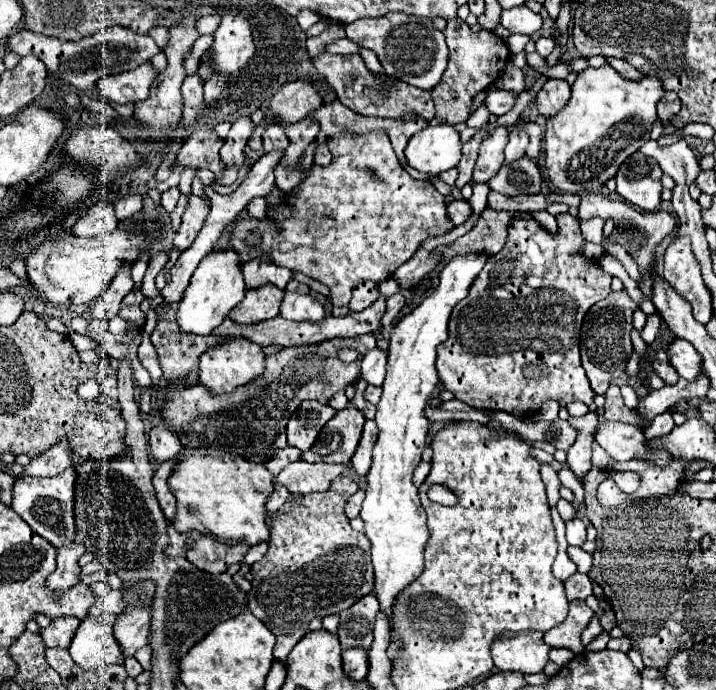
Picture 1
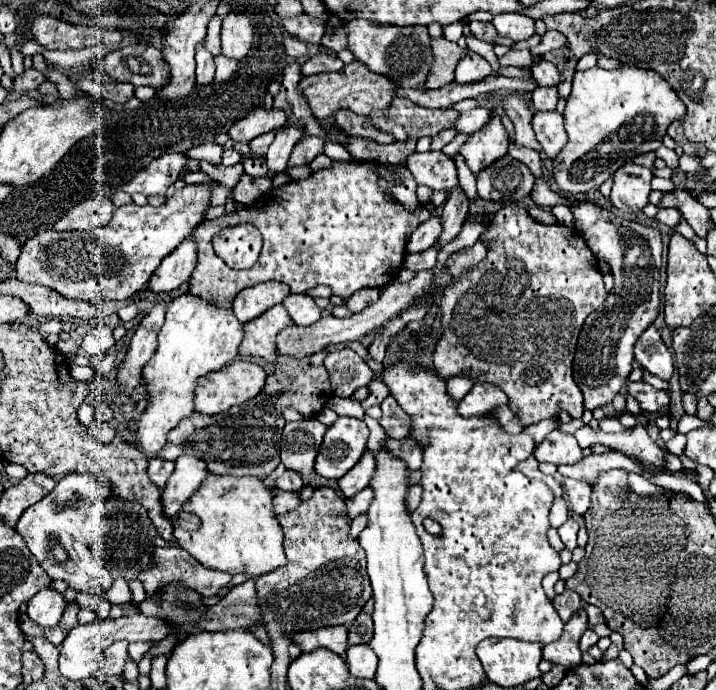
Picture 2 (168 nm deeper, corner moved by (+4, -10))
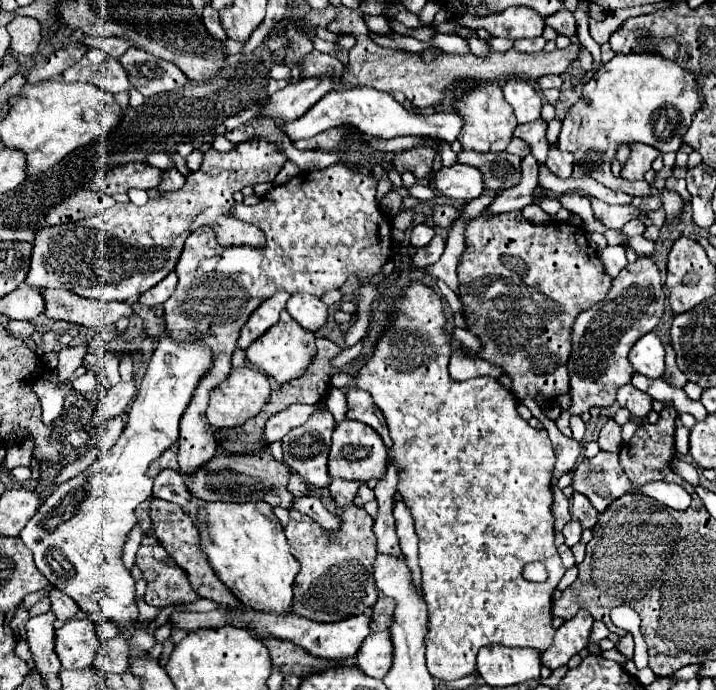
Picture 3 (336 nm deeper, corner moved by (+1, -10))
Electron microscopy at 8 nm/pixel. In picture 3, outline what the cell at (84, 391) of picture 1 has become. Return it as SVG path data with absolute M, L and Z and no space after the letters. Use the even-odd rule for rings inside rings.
M85 429L75 431L75 433L65 433L65 437L63 437L63 441L71 443L73 447L85 447L89 443L89 439L91 439L91 435Z

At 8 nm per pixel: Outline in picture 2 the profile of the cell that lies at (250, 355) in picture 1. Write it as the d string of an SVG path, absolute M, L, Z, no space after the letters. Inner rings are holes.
M232 361L222 371L214 371L198 381L196 395L194 395L196 411L202 415L224 413L230 407L242 405L244 401L256 397L264 389L264 383L266 383L266 373L262 367L258 367L256 363L250 363L250 361Z

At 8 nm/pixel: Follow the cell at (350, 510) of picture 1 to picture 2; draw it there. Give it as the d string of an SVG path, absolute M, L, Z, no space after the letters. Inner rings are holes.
M366 487L366 489L362 489L360 493L356 493L352 499L346 499L348 517L354 519L356 515L368 511L368 503L372 503L372 487Z

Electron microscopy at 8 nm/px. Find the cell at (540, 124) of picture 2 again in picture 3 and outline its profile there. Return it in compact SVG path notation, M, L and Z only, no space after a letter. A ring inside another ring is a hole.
M557 143L549 145L549 157L547 157L547 167L557 175L557 177L571 177L573 169L573 155L569 151L561 151Z

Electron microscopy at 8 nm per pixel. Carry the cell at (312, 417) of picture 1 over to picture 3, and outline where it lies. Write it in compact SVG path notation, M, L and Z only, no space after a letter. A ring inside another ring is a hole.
M323 411L323 413L315 413L305 425L301 427L295 427L291 429L283 439L283 457L285 457L285 463L295 471L299 473L309 485L315 485L315 487L327 487L331 477L327 473L327 455L329 455L329 445L331 445L331 431L335 427L335 421L331 417L329 411Z

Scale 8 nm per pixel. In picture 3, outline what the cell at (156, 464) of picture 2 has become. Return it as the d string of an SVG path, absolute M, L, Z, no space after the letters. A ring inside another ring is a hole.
M163 469L157 477L155 477L155 483L153 483L153 495L159 497L159 499L167 499L167 501L173 501L177 505L185 505L191 497L189 489L185 487L183 483L183 477L179 475L179 471L173 471L173 469Z

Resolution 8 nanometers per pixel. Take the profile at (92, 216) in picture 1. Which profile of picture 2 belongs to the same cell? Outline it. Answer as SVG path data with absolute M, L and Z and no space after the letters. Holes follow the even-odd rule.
M94 195L82 203L78 203L76 207L70 207L64 217L60 217L54 223L54 229L58 231L72 231L72 229L94 229L94 227L102 227L110 221L114 211L114 205L108 197L104 195Z

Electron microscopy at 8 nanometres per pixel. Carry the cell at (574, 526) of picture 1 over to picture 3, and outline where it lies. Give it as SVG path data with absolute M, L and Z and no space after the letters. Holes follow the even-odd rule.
M571 519L571 521L569 521L565 527L563 527L565 545L567 545L567 547L573 547L575 543L579 543L579 541L581 541L581 531L583 531L581 523L579 523L577 519Z

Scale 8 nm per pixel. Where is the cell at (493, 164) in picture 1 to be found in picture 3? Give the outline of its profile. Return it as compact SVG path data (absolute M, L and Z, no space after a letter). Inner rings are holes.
M487 83L487 87L475 87L471 95L455 101L455 111L463 115L463 119L467 119L463 131L459 133L459 143L463 149L477 151L477 153L497 153L507 149L509 141L513 139L517 119L511 111L511 105L503 99L501 85Z

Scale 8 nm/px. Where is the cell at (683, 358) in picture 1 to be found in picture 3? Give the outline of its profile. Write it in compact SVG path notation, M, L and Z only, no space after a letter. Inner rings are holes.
M651 331L643 335L631 349L629 361L637 373L645 377L663 377L665 373L665 347L661 339Z

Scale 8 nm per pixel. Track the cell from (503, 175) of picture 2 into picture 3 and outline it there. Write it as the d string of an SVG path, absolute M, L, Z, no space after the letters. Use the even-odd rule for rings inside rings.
M461 151L457 161L477 167L483 173L485 191L501 193L505 189L515 187L521 181L521 157L511 155L507 151L491 153L491 155Z

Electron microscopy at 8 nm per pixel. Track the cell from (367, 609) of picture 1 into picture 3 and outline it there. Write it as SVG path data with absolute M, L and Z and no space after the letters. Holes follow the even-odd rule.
M379 595L377 603L371 607L371 633L385 631L391 625L391 611L393 611L393 599L387 599L385 595Z

